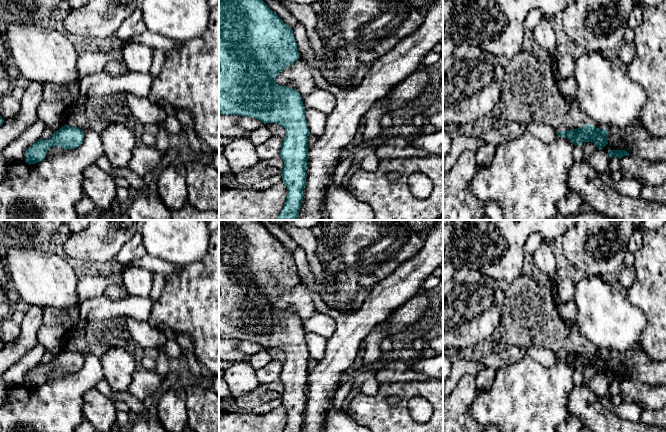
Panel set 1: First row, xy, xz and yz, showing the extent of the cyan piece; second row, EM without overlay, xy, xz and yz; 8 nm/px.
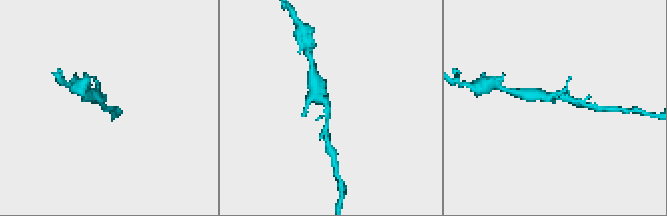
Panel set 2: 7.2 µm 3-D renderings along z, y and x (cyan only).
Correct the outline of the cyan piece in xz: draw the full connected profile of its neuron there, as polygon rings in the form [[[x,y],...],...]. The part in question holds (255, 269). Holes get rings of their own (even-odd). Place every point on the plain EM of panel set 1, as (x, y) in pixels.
[[[219,220],[219,337],[277,347],[286,354],[280,374],[284,386],[281,400],[287,411],[283,432],[301,432],[310,356],[300,317],[277,309],[275,302],[299,281],[293,254],[260,220]]]

